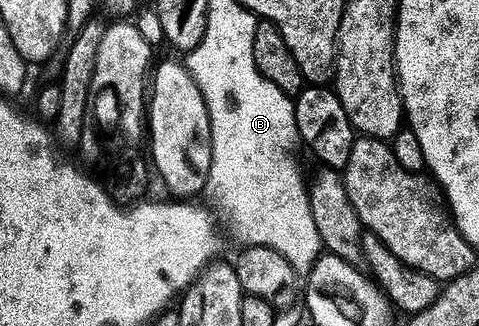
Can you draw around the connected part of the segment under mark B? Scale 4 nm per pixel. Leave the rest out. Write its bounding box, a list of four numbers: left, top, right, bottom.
[184,16,324,275]

